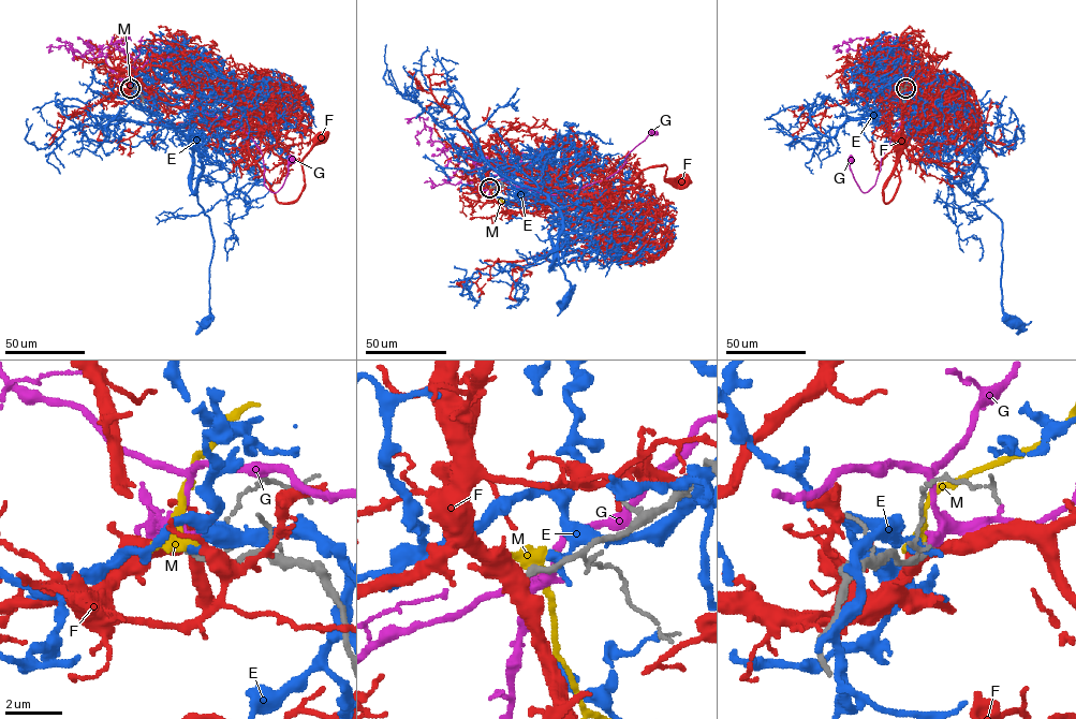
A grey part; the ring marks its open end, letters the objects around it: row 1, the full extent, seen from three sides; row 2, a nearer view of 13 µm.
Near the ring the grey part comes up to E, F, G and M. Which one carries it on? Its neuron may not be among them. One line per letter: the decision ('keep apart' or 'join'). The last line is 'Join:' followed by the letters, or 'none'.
E: keep apart
F: keep apart
G: keep apart
M: keep apart
Join: none

